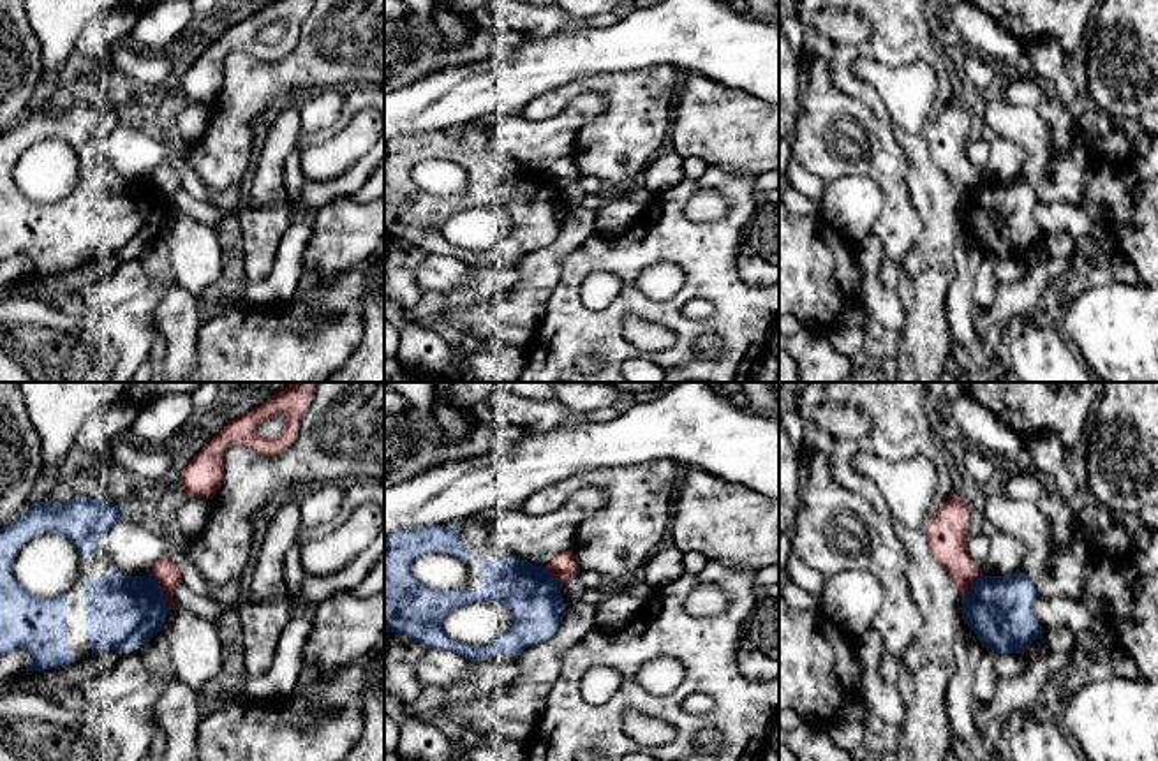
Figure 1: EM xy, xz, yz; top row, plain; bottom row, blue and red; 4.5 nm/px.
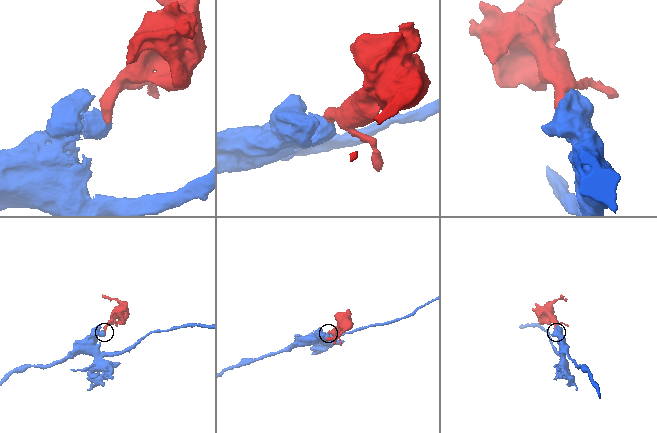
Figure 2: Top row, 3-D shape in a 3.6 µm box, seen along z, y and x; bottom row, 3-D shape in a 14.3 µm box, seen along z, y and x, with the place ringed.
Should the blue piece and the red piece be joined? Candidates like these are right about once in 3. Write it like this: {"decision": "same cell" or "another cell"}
{"decision": "another cell"}

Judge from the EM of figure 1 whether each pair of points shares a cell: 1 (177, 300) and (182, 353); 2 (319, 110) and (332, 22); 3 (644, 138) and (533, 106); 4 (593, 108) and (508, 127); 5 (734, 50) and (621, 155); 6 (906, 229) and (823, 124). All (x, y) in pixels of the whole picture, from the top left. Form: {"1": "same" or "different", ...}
{"1": "same", "2": "different", "3": "same", "4": "same", "5": "different", "6": "same"}

